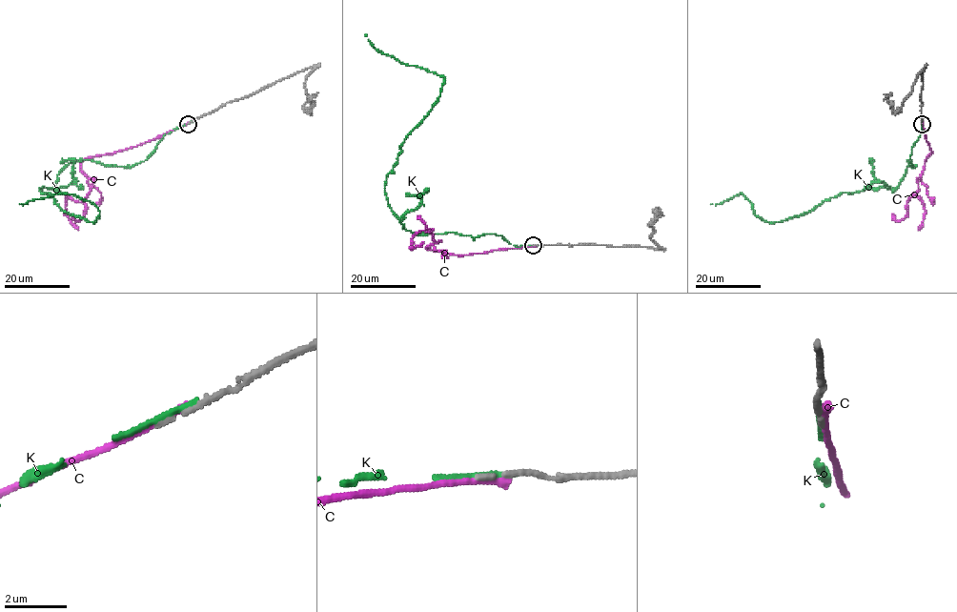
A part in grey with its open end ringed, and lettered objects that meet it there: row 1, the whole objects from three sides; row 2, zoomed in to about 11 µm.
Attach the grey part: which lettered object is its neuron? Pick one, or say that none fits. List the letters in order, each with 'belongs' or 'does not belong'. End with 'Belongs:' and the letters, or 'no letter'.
C: does not belong
K: does not belong
Belongs: no letter

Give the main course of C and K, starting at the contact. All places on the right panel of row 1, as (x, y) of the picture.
C: (922, 122), (931, 150), (917, 180), (917, 190), (906, 201), (912, 195), (921, 201), (924, 215), (918, 230)
K: (922, 122), (912, 167), (910, 159), (894, 188), (841, 193), (776, 222), (757, 216), (741, 193), (711, 203)

